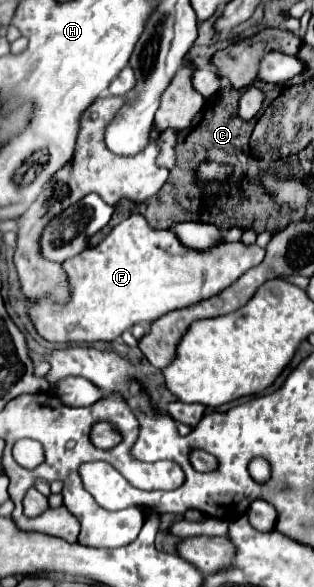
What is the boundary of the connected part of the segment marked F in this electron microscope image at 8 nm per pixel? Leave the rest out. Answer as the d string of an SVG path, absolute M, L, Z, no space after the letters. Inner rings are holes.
M136 213L116 225L102 243L98 243L96 247L88 247L80 255L62 263L70 283L68 303L54 307L48 301L30 301L30 317L34 319L38 333L50 343L114 341L138 323L152 323L170 311L196 305L222 293L248 269L256 267L262 259L264 249L260 249L258 245L244 245L242 241L222 241L220 245L208 249L186 247L172 229L156 231L142 215Z

